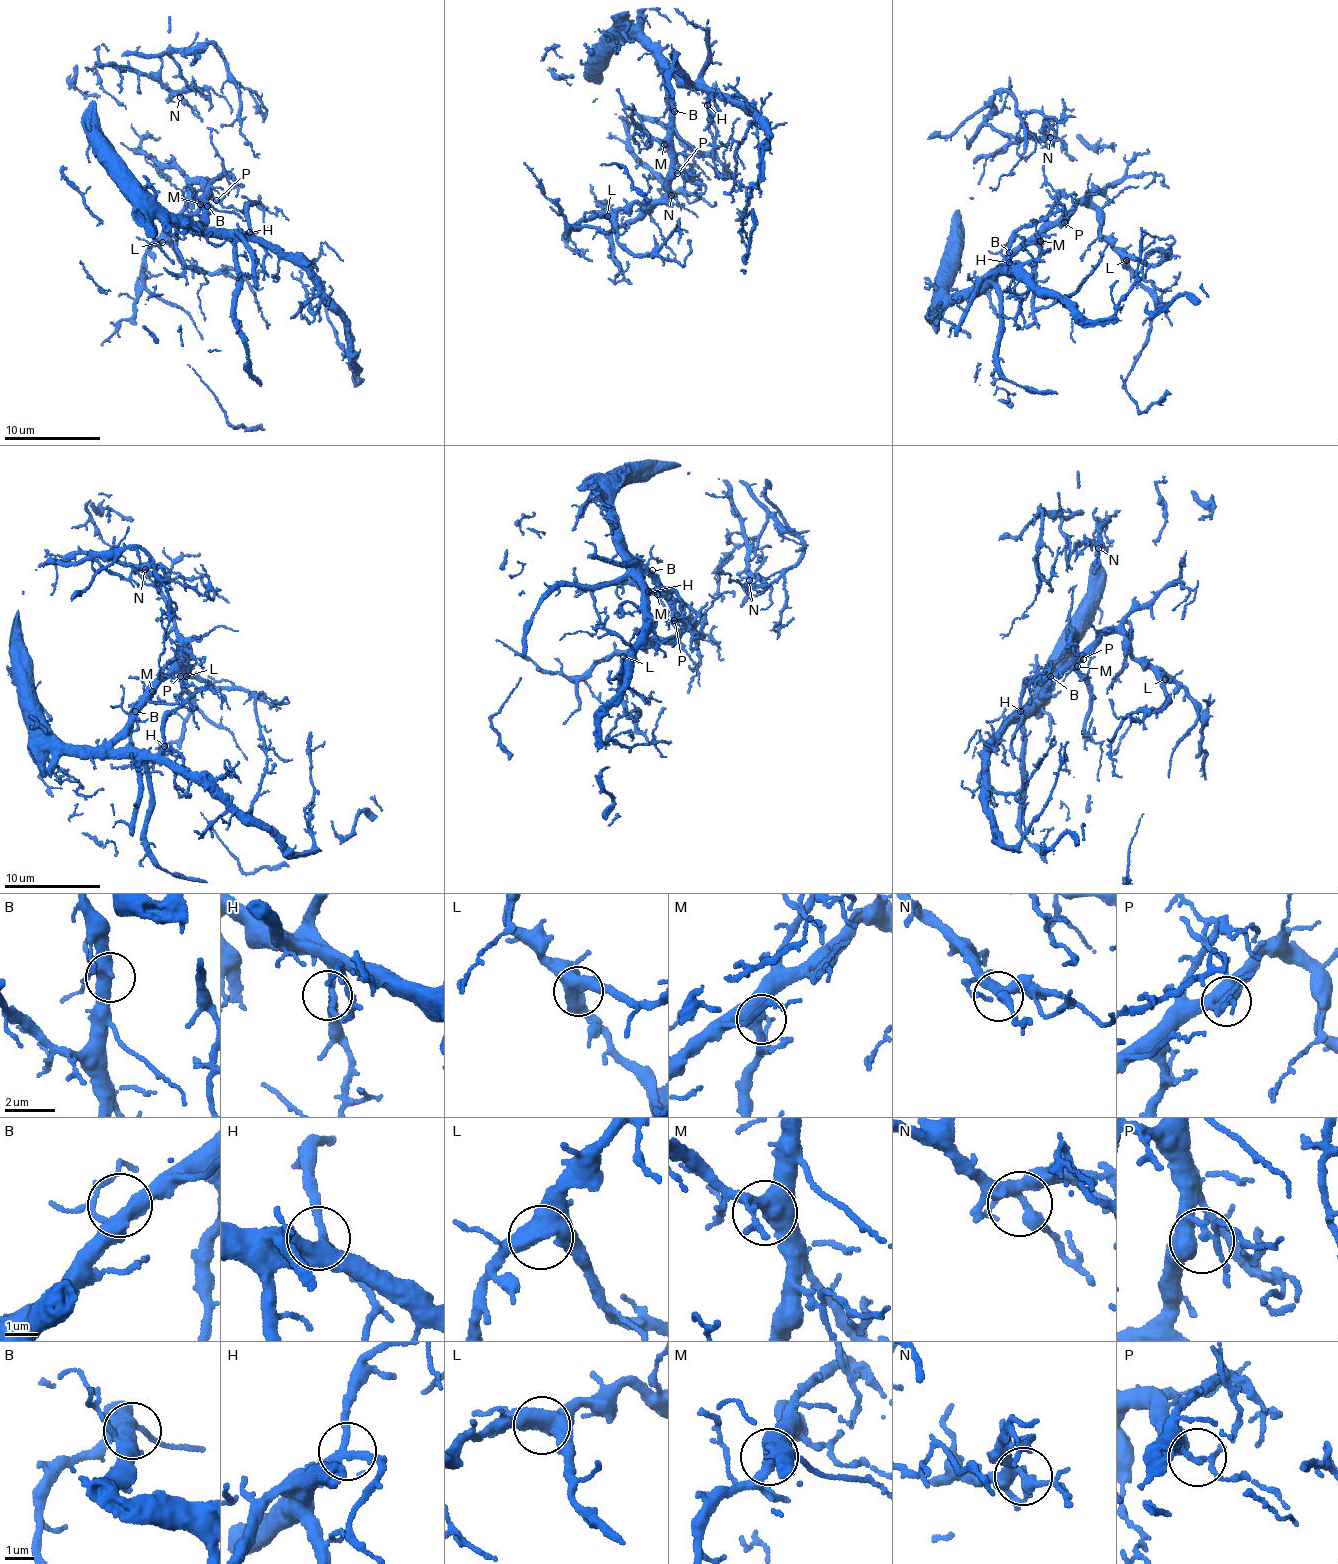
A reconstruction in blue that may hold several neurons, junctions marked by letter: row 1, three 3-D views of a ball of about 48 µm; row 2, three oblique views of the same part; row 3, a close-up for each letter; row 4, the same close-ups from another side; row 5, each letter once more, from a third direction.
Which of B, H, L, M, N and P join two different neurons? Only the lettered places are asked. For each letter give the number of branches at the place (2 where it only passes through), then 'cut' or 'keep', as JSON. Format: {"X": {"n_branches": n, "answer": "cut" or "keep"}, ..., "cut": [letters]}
{"B": {"n_branches": 3, "answer": "keep"}, "H": {"n_branches": 3, "answer": "keep"}, "L": {"n_branches": 4, "answer": "keep"}, "M": {"n_branches": 3, "answer": "keep"}, "N": {"n_branches": 4, "answer": "keep"}, "P": {"n_branches": 3, "answer": "keep"}, "cut": []}

